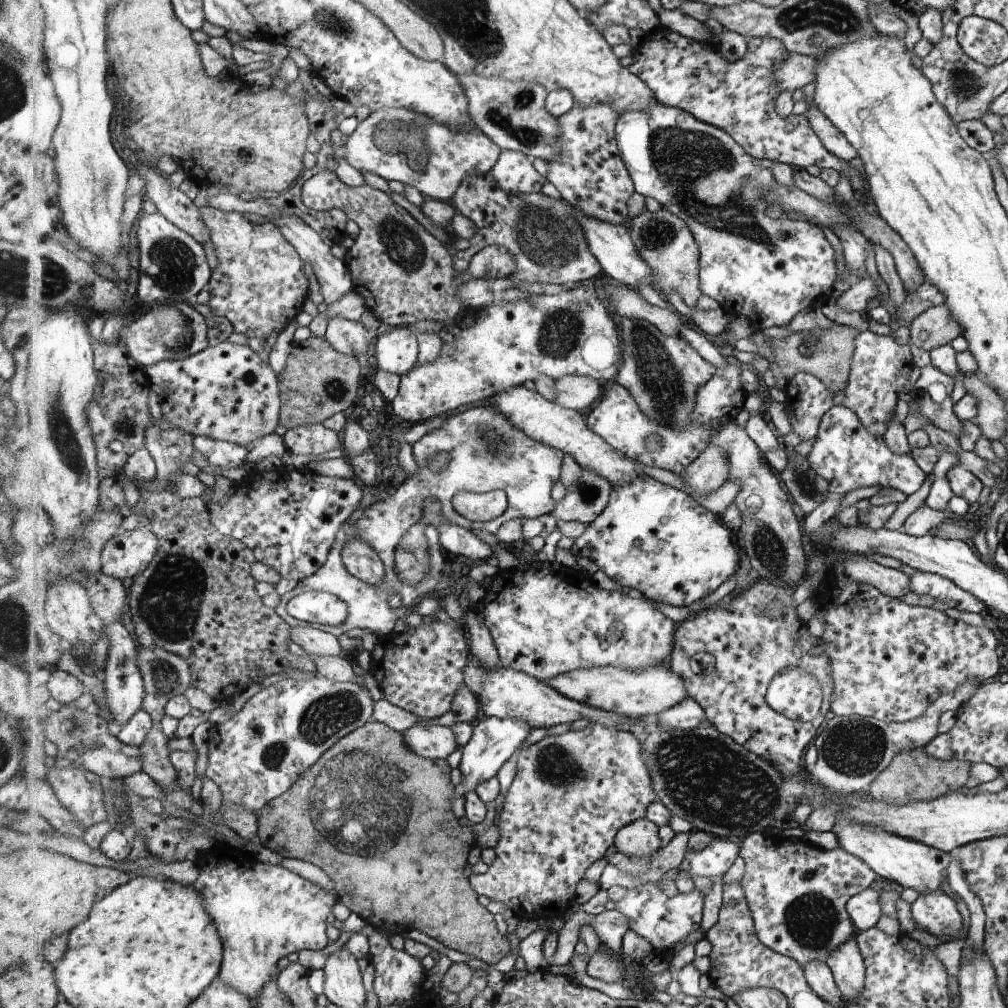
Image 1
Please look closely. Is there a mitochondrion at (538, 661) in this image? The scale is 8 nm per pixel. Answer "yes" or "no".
no

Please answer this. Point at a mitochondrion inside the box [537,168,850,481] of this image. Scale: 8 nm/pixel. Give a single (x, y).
(657, 373)

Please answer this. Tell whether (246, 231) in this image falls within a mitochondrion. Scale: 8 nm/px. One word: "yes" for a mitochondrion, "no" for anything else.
no

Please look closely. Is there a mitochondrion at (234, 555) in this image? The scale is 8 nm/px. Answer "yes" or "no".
no

